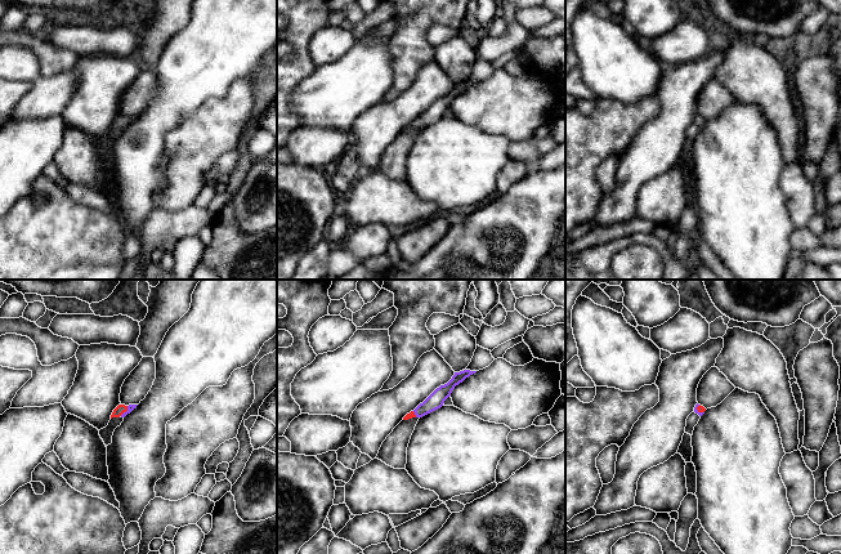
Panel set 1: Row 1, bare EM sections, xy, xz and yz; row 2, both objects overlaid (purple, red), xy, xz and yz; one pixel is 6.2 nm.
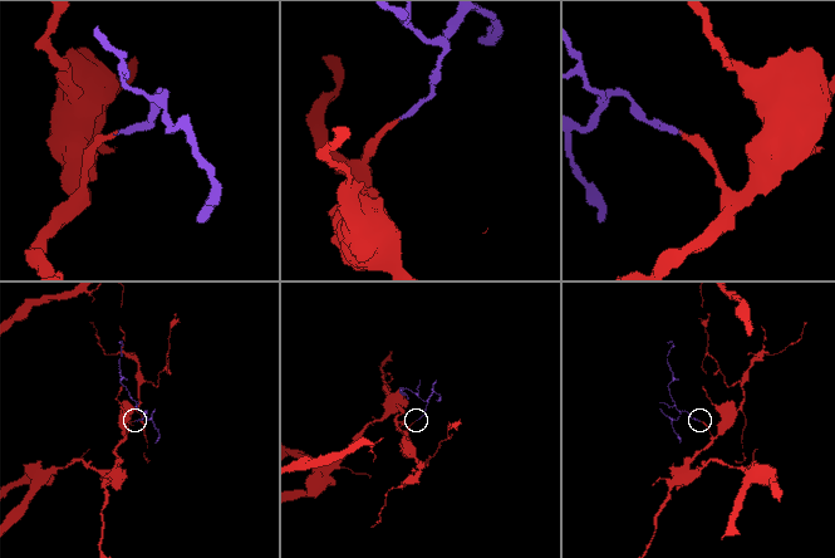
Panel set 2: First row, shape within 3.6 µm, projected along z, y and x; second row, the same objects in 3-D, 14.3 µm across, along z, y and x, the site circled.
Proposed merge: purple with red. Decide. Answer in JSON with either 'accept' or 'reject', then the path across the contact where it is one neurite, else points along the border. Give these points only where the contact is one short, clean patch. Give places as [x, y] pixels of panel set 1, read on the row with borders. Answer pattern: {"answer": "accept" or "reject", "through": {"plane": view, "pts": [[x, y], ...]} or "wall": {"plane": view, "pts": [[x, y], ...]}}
{"answer": "accept", "through": {"plane": "yz", "pts": [[697, 405], [697, 410], [701, 409]]}}

